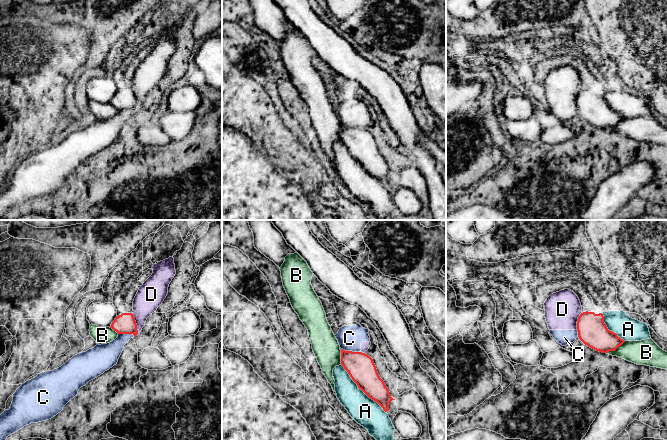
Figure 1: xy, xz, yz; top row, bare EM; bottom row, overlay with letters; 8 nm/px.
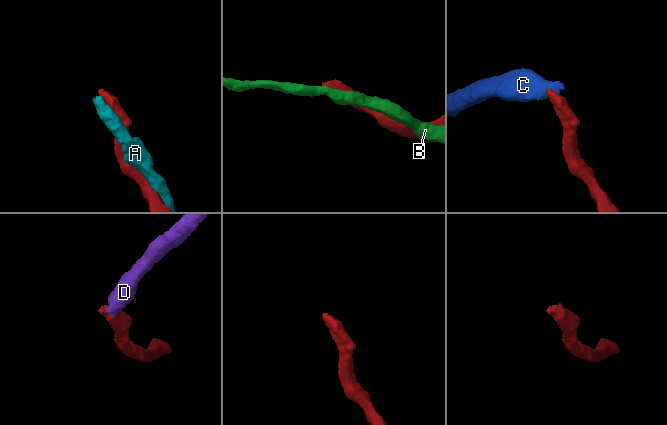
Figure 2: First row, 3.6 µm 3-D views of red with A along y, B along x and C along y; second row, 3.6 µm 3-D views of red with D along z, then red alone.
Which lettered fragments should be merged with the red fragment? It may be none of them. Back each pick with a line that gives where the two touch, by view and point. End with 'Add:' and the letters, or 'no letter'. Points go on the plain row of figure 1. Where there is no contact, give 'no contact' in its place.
Add: no letter

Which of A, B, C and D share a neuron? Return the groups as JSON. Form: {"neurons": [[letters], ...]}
{"neurons": [["A"], ["B"], ["C", "D"]]}

